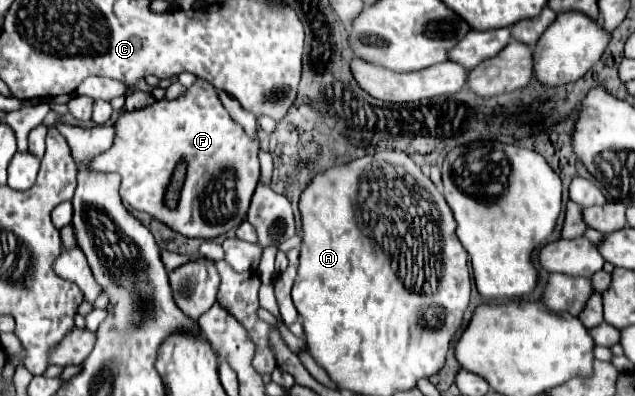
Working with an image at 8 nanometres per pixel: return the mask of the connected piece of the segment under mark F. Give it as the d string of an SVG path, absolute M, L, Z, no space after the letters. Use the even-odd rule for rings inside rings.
M197 77L195 83L179 99L155 101L145 109L125 113L115 121L115 127L117 127L117 139L113 147L93 157L91 169L97 173L101 171L101 173L121 175L119 195L125 205L151 215L155 221L165 223L169 229L173 229L179 235L201 237L201 239L215 239L219 235L225 235L227 231L237 229L247 219L251 197L255 193L259 179L259 157L257 157L259 141L251 139L245 133L245 129L229 117L227 109L221 105L217 97L217 91L207 81ZM179 159L187 159L187 177L177 207L167 209L163 205L163 193L169 185L173 167L177 165Z

